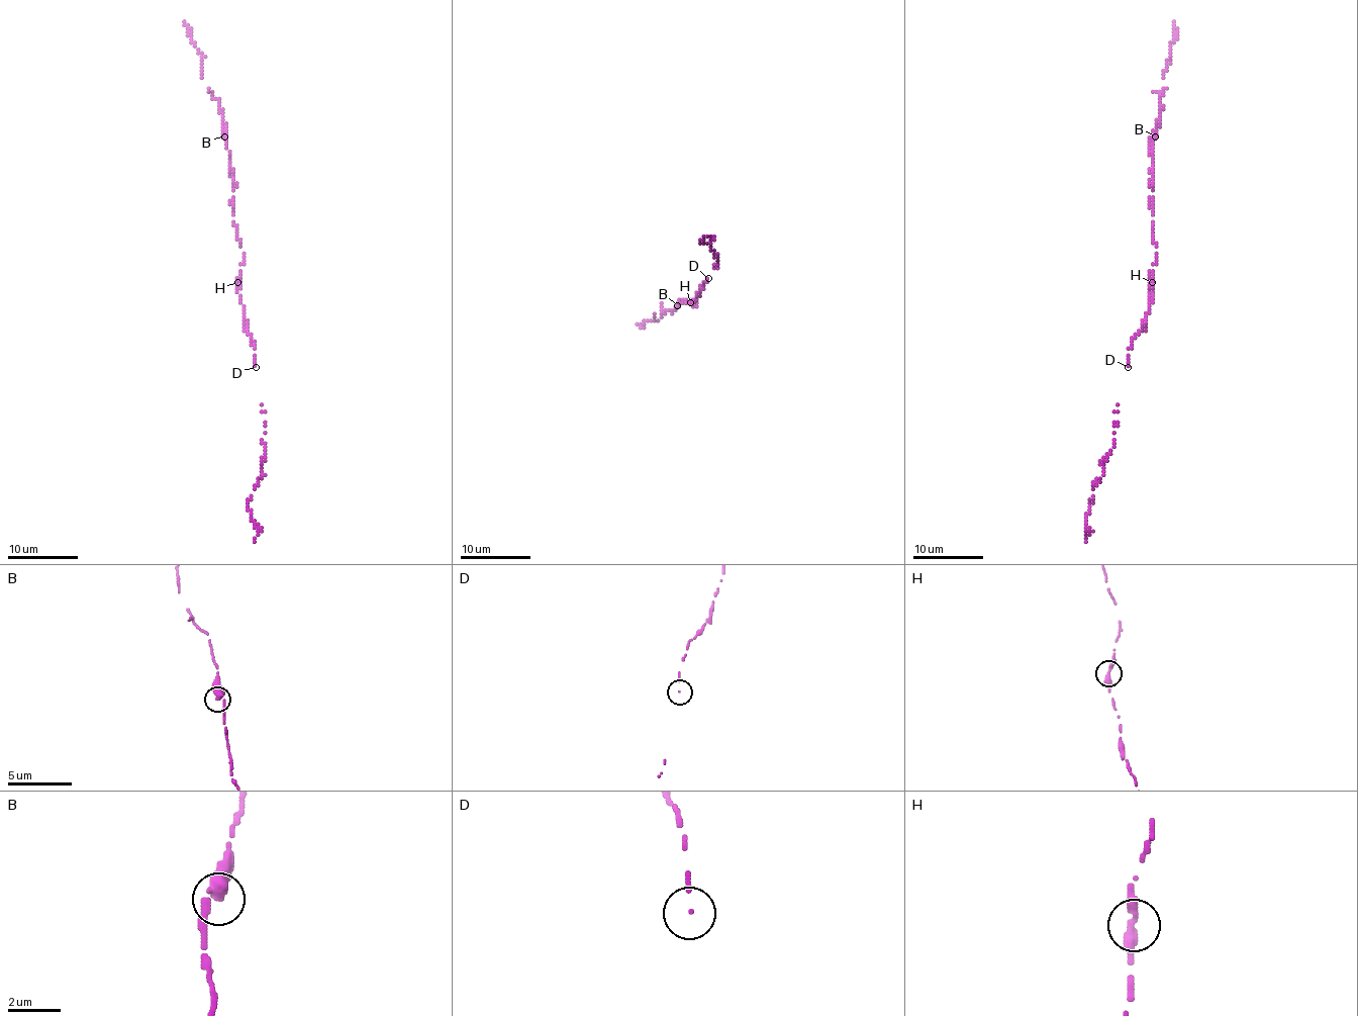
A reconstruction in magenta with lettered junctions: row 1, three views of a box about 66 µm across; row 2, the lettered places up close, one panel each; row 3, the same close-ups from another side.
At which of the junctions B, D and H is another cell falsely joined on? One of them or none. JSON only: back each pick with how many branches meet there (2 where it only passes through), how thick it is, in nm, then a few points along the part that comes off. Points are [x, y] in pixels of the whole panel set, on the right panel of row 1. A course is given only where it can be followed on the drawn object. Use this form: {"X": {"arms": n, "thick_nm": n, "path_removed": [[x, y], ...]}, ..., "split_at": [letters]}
{"split_at": []}

